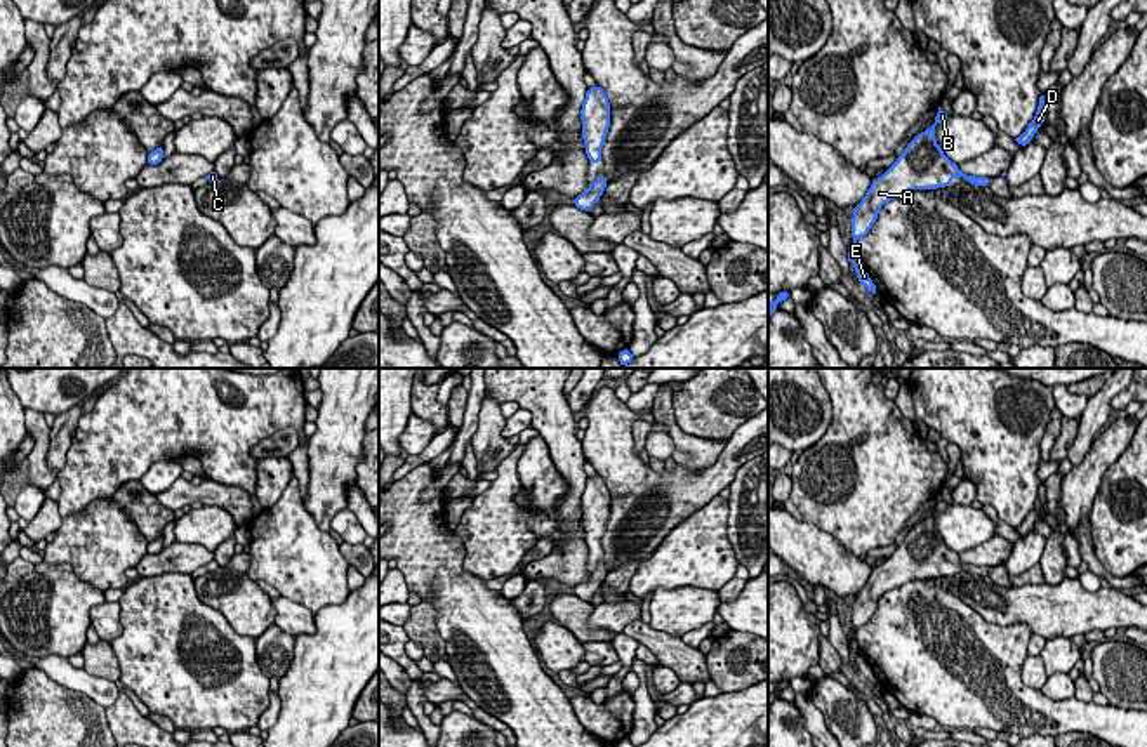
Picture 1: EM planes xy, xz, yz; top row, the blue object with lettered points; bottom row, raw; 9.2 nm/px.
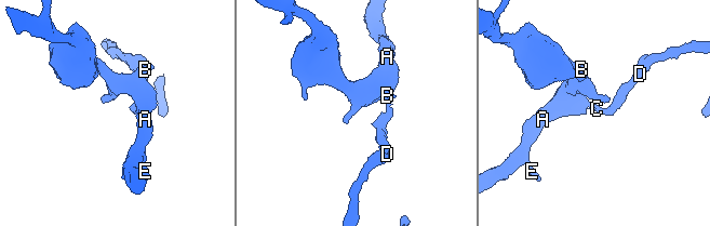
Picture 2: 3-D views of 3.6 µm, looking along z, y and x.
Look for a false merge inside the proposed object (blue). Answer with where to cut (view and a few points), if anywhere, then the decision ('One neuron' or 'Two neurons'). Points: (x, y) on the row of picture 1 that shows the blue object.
No split. One neuron

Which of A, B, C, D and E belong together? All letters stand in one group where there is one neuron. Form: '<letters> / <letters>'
A B C D E

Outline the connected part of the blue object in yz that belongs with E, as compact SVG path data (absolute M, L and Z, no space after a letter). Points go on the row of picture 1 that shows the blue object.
M938 108L935 123L923 134L918 134L897 158L897 162L888 167L888 170L872 181L862 202L853 207L852 217L852 236L853 248L848 250L848 262L855 266L859 281L874 295L878 288L860 266L857 254L857 240L865 236L878 219L879 208L909 191L914 189L937 189L952 186L952 177L966 179L970 184L982 188L989 186L989 177L975 177L963 174L954 162L947 160L942 148L935 141L935 127L949 118L945 111Z

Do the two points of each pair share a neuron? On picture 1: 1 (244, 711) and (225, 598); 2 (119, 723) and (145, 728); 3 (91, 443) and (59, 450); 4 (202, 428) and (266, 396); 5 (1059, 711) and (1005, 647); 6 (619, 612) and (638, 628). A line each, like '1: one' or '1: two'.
1: two
2: one
3: two
4: one
5: one
6: two

